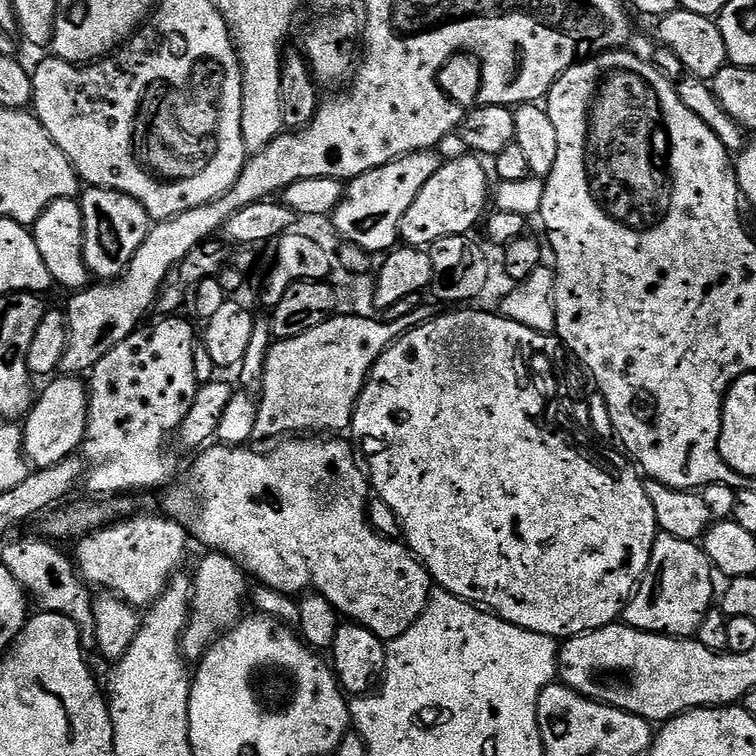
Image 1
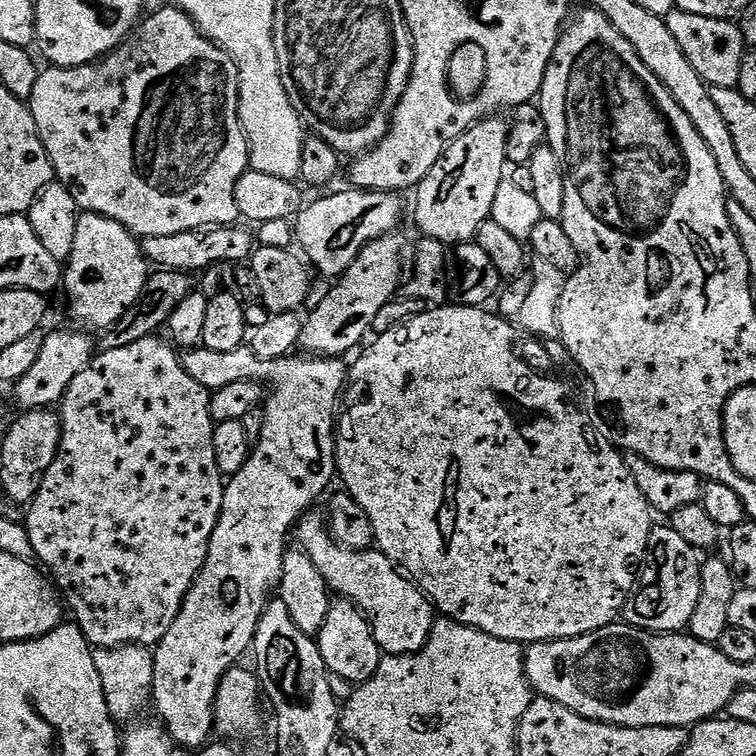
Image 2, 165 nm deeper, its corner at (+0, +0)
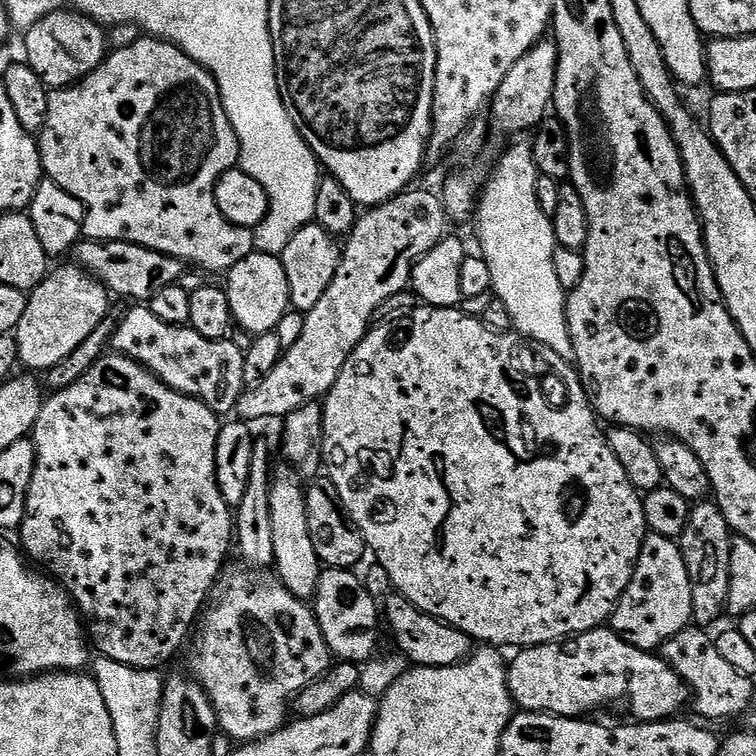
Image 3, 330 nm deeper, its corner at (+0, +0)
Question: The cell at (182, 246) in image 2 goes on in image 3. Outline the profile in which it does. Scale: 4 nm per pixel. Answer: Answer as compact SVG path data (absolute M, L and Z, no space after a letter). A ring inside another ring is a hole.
M85 239L76 245L74 256L77 256L79 267L96 277L113 297L121 296L128 302L147 302L163 290L165 286L178 284L179 278L186 271L184 261L162 254L158 250L150 250L146 246L138 246L121 240L110 240L101 243L99 240Z

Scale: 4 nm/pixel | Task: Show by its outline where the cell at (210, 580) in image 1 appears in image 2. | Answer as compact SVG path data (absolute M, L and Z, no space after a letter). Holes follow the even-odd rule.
M245 346L234 350L233 352L219 352L218 350L210 350L206 347L189 348L183 353L182 359L186 374L190 374L190 378L194 378L194 382L198 382L203 388L215 390L222 386L230 386L230 382L242 382L243 380L258 380L261 384L267 386L270 391L266 396L264 409L264 425L260 431L260 439L255 441L254 447L251 449L248 461L242 466L242 470L238 470L238 474L227 477L224 486L224 497L222 498L222 510L218 518L218 526L214 526L214 534L208 543L208 554L206 562L202 566L202 570L198 574L198 578L192 584L192 588L186 594L186 598L182 602L182 610L178 610L178 618L174 618L174 626L170 626L170 630L166 630L166 634L160 639L159 644L155 645L154 655L154 682L150 693L150 704L158 715L159 723L163 724L164 729L168 731L168 737L172 739L173 745L184 748L203 749L209 743L210 737L213 735L214 725L216 722L216 695L218 694L218 686L224 677L233 666L240 661L245 655L249 655L252 639L256 637L258 630L258 622L264 613L264 607L267 606L270 597L279 589L280 579L282 578L282 566L284 565L284 554L286 545L284 539L290 536L297 522L309 511L308 508L320 495L323 497L329 491L328 483L334 480L337 475L336 471L336 434L338 427L338 405L342 400L342 393L346 388L346 381L349 379L350 372L346 367L345 361L340 358L309 358L307 355L289 354L283 356L280 360L259 360L253 354L251 347Z

